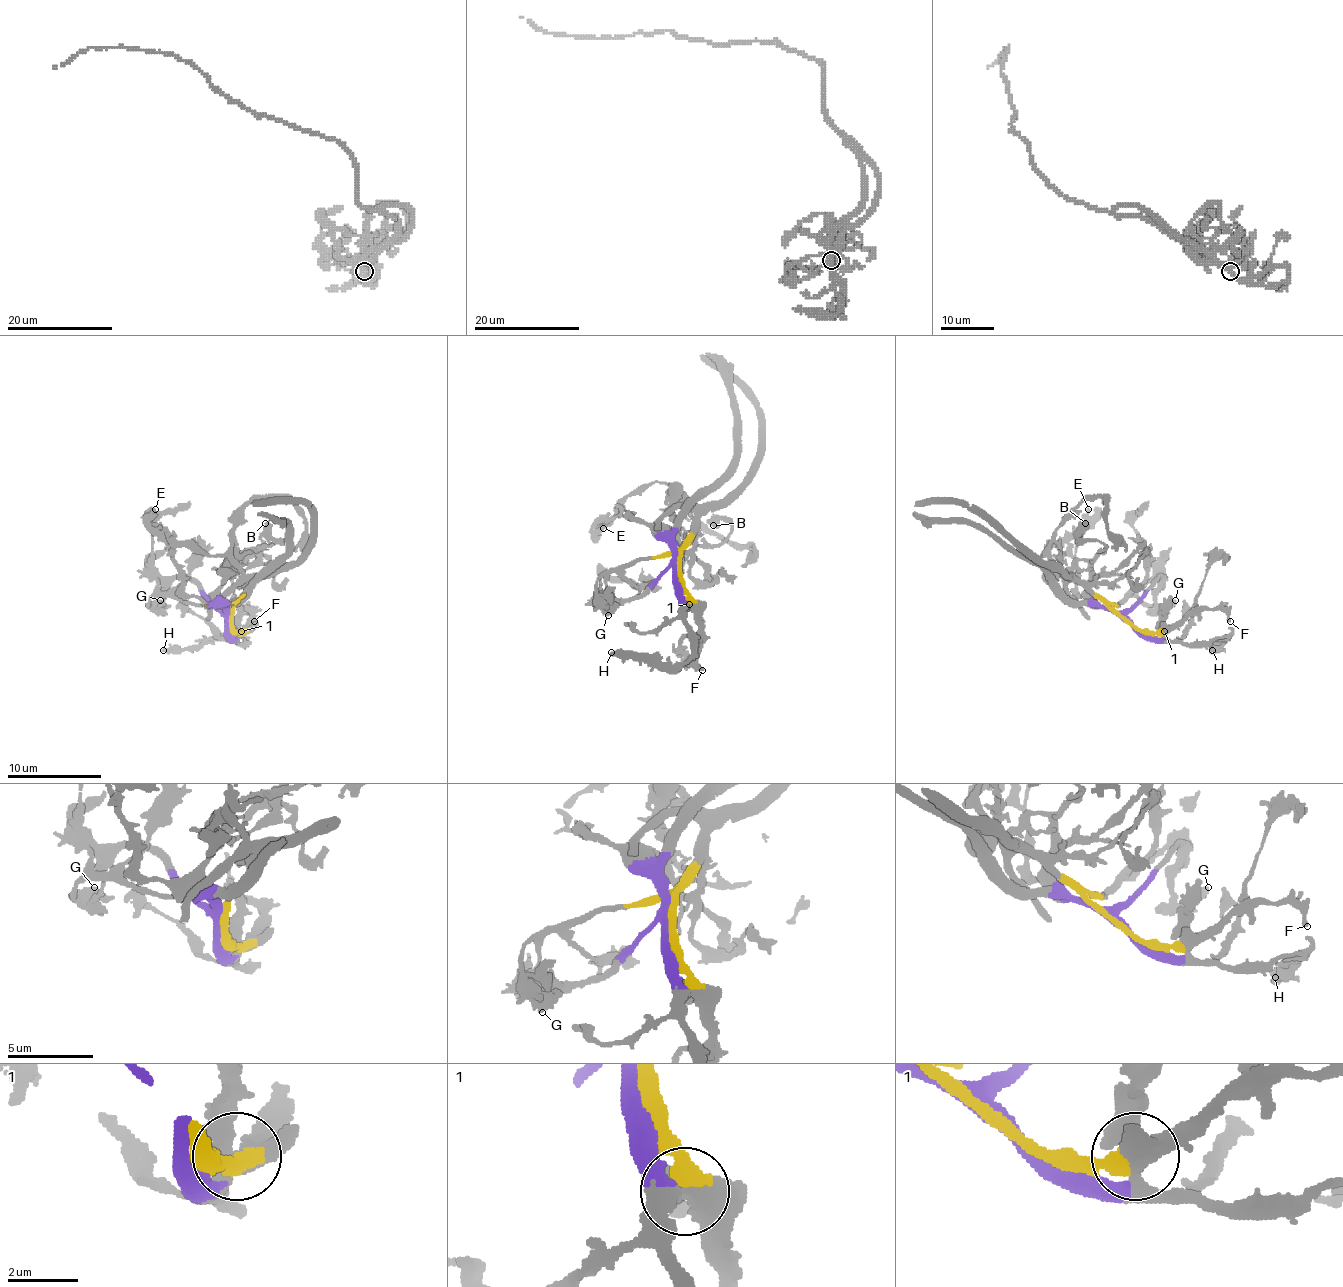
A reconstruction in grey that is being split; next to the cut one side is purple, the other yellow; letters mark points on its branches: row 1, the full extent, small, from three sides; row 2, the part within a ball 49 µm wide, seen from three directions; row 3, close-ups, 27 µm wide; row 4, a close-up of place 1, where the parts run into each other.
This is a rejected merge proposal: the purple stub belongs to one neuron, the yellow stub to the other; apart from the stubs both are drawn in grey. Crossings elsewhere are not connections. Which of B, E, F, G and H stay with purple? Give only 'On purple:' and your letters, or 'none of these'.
On purple: B, E, H

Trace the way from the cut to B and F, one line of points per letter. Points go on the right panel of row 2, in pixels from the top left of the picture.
B: (1126, 619), (1107, 610), (1088, 589), (1091, 563), (1105, 546), (1079, 537), (1086, 523)
F: (1126, 619), (1140, 629), (1164, 631), (1192, 612), (1221, 610), (1230, 622)

